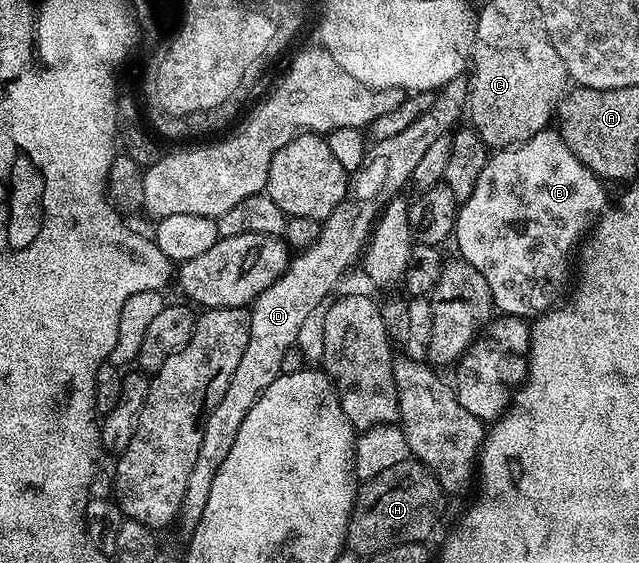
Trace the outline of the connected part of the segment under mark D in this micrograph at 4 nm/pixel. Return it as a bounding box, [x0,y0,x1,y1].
[180,77,469,531]

